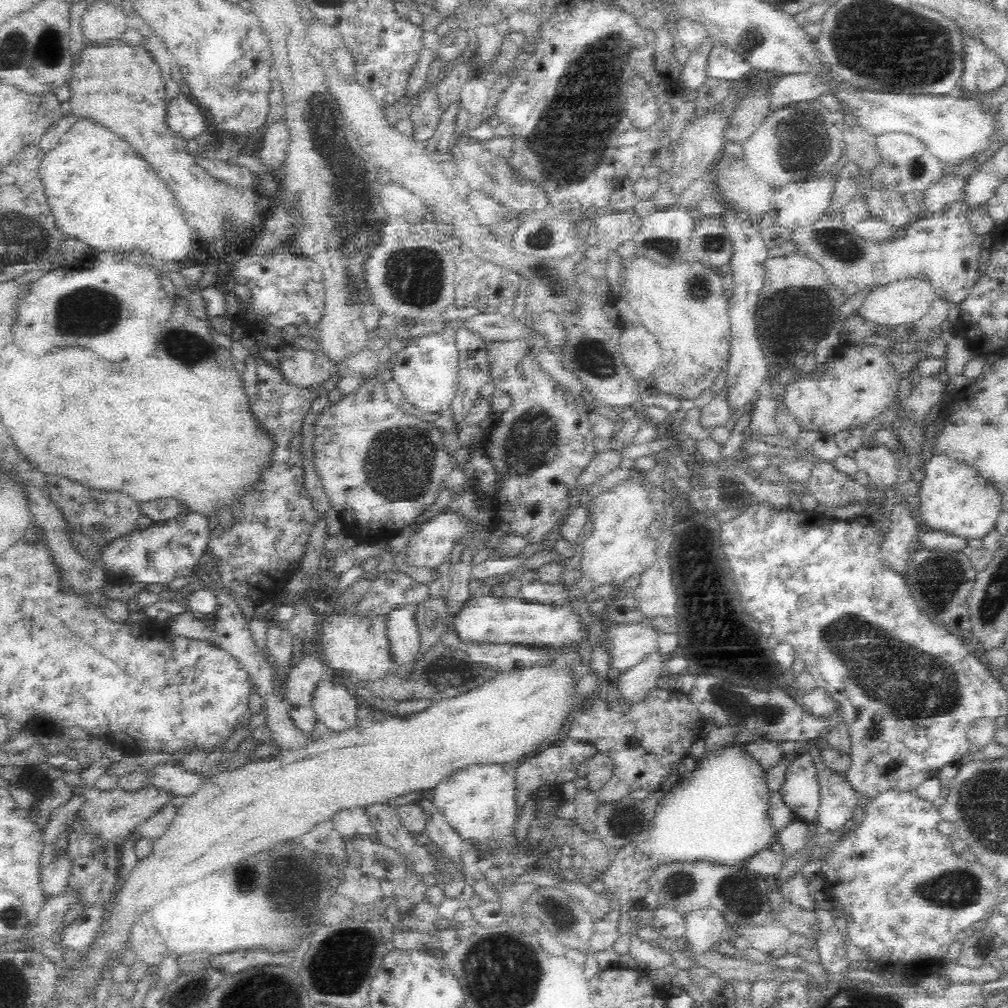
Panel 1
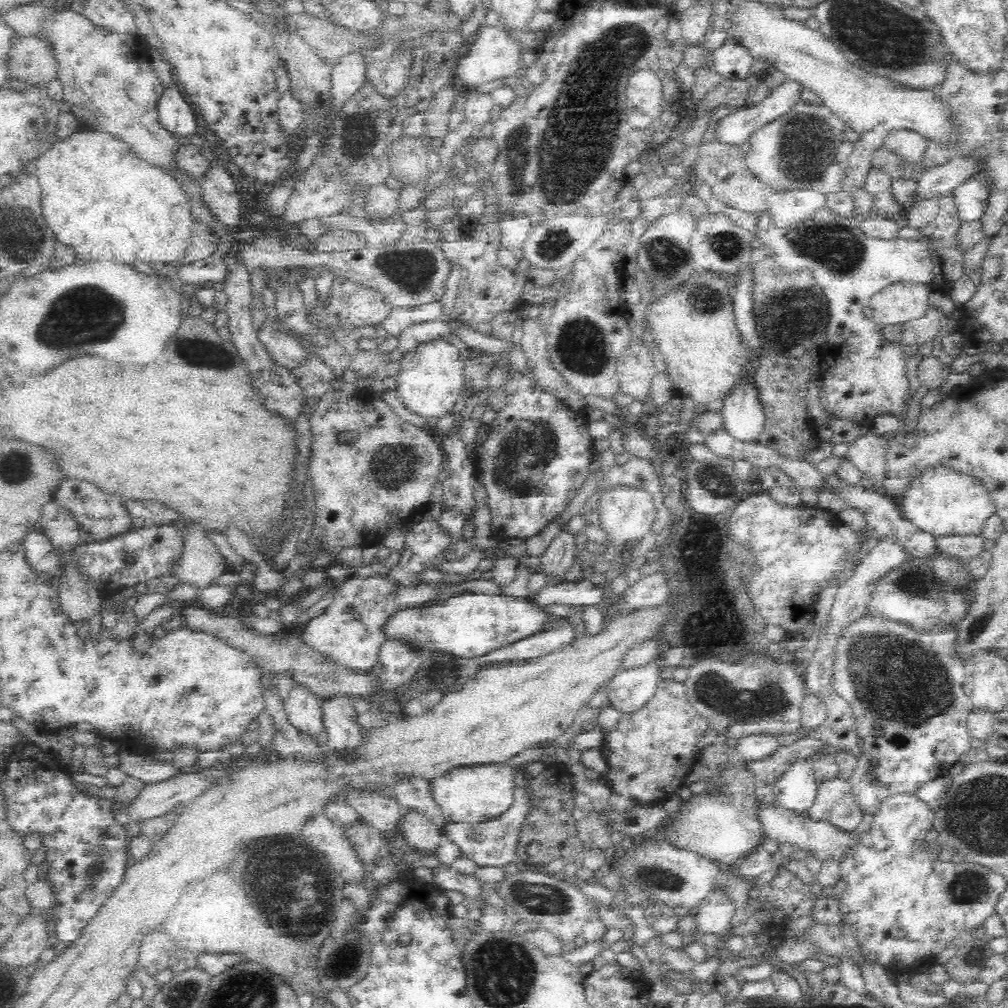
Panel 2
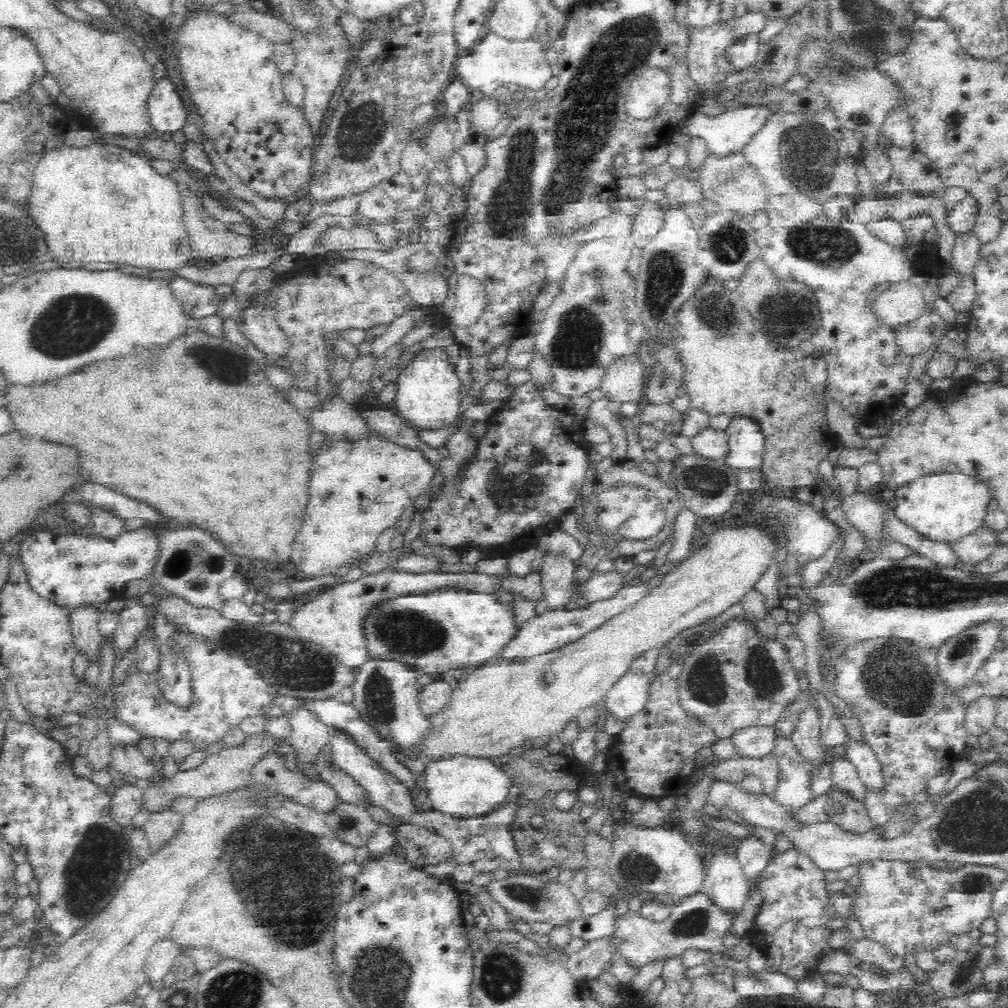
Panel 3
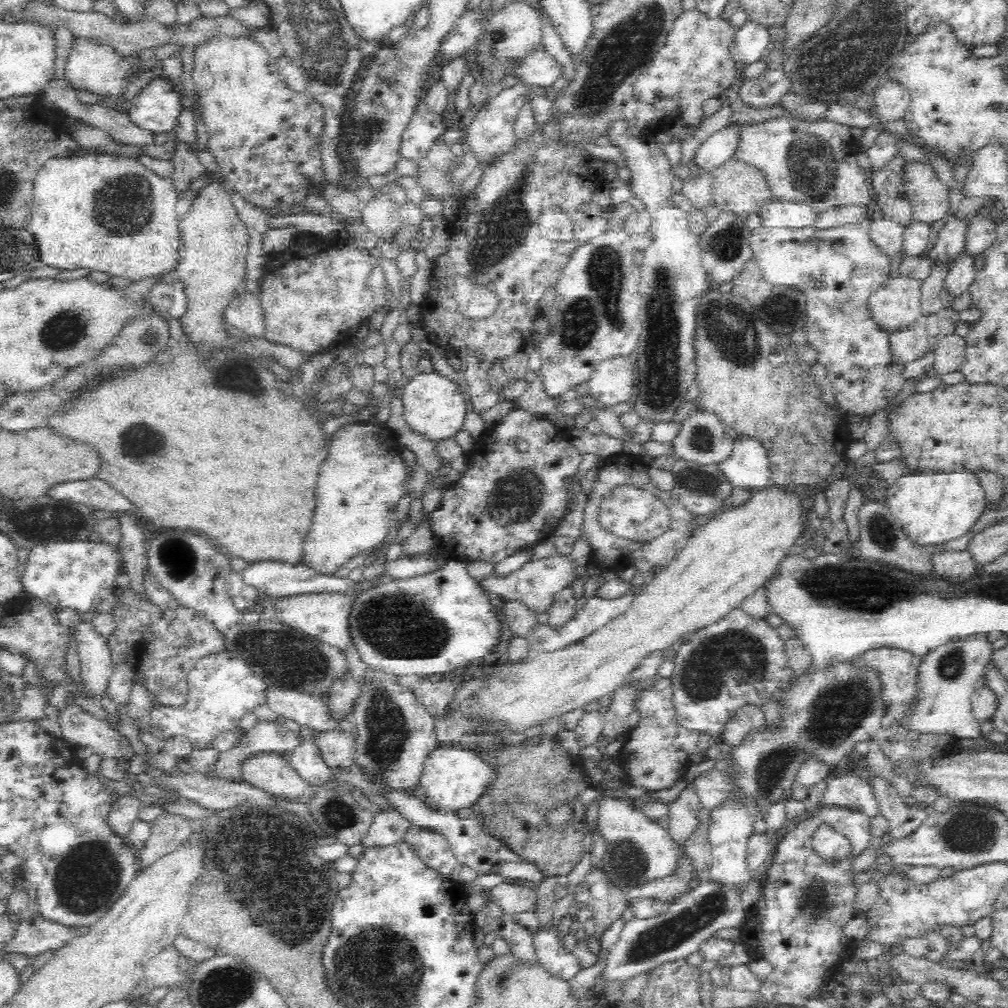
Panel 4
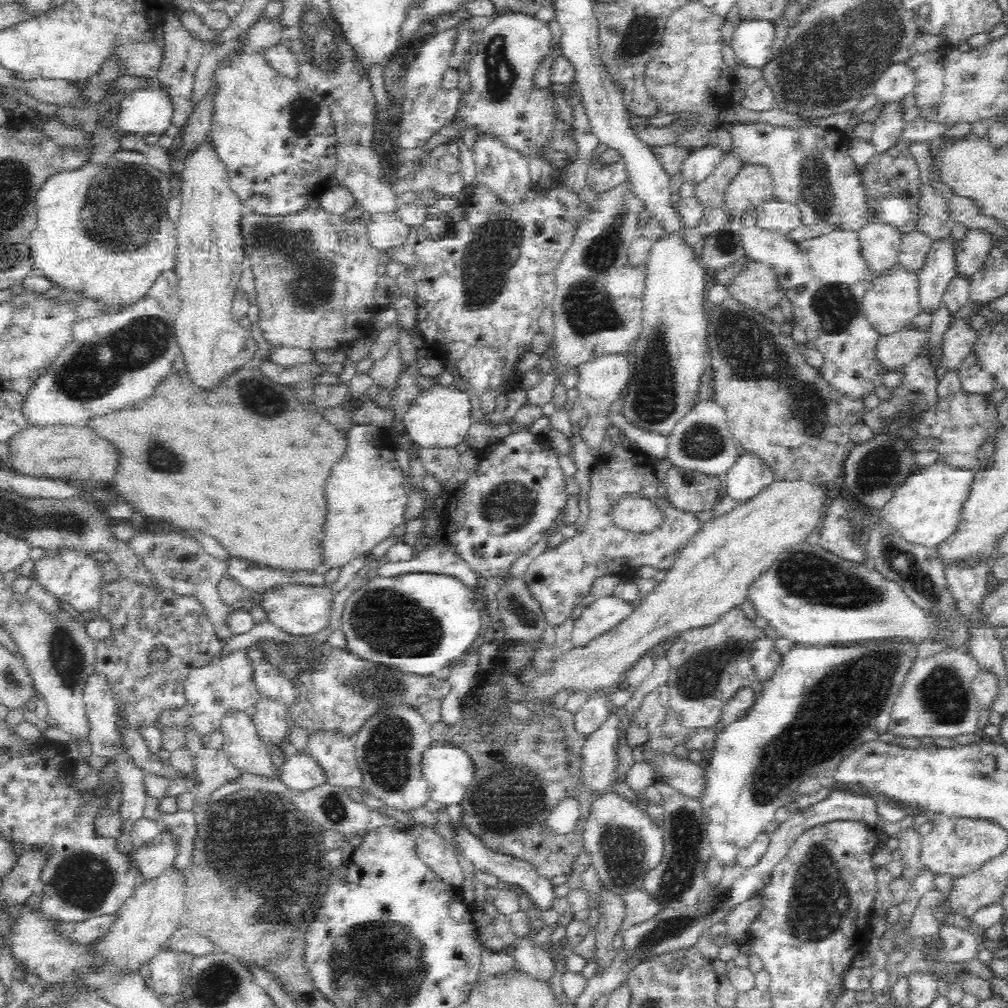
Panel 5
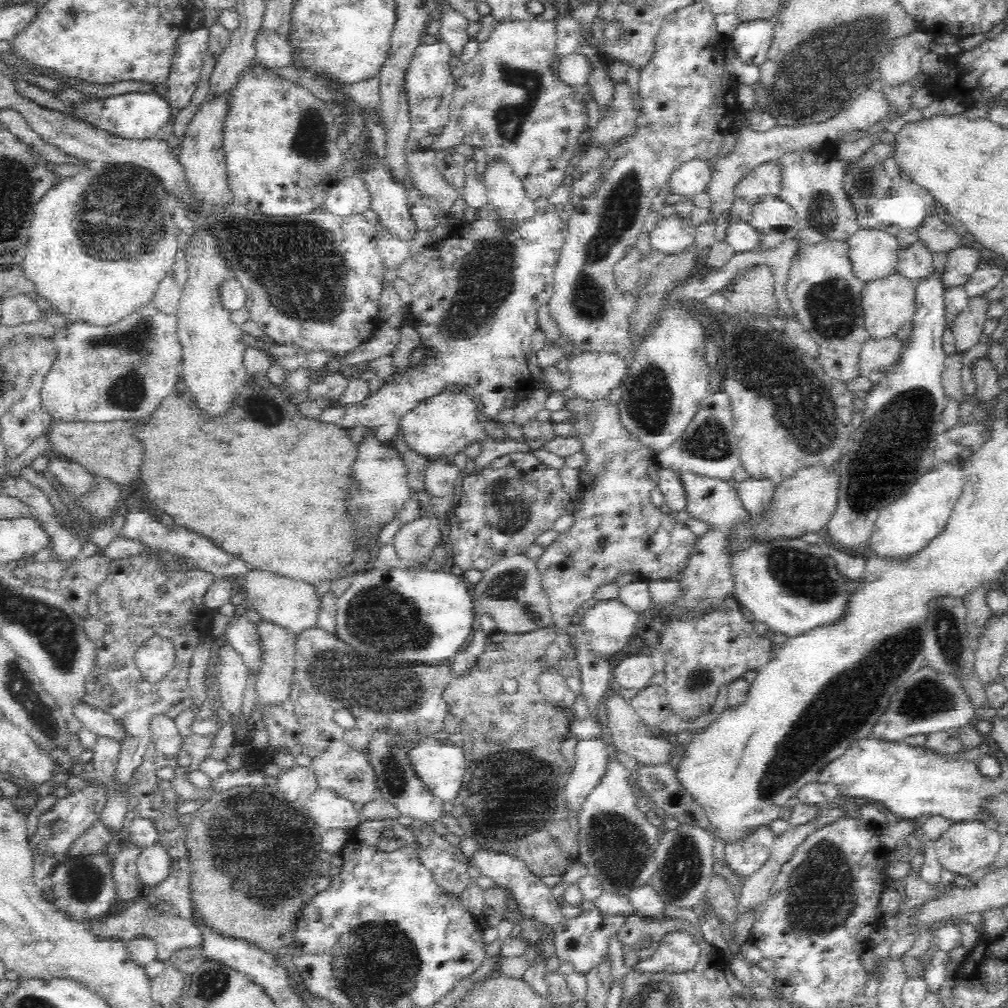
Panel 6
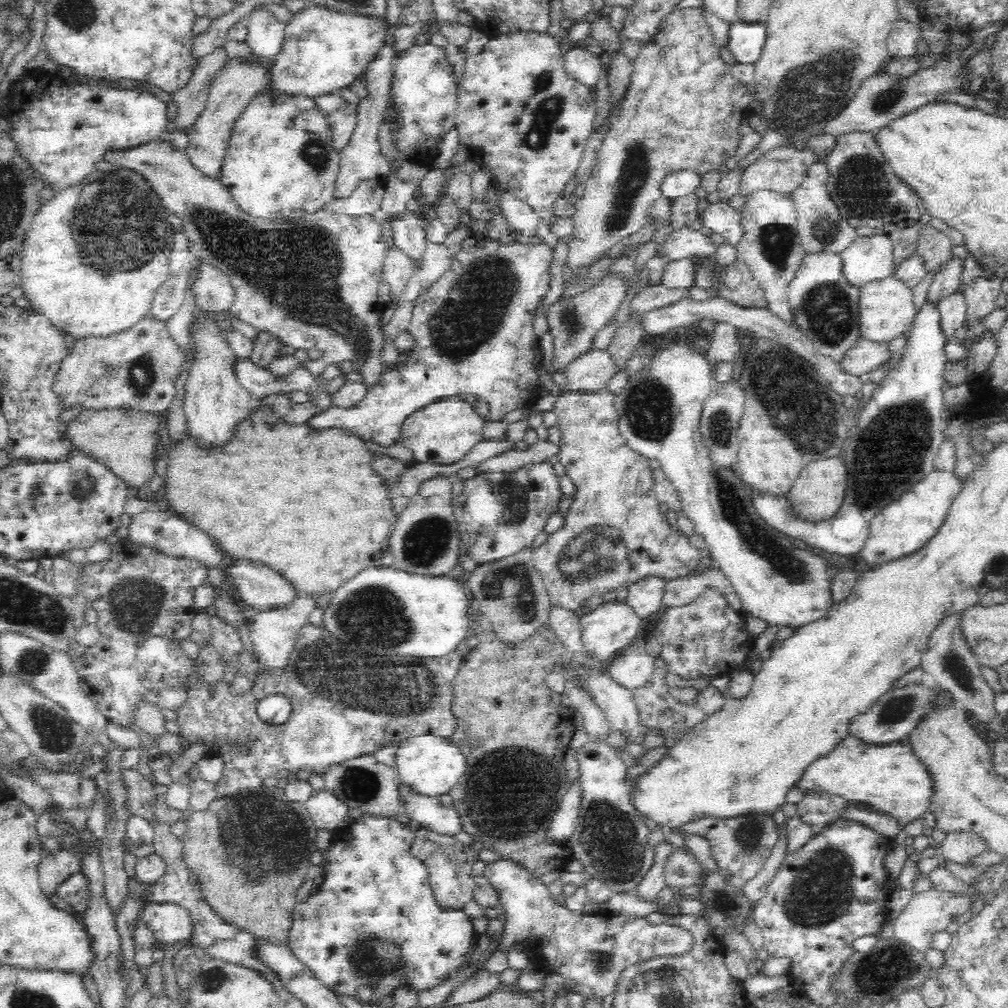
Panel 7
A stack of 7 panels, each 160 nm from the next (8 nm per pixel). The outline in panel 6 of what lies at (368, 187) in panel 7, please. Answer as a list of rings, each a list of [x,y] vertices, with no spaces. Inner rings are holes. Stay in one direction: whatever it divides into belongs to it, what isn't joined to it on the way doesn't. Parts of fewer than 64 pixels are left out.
[[[348,176],[328,190],[323,200],[325,208],[335,217],[363,214],[370,206],[370,197],[360,176]]]

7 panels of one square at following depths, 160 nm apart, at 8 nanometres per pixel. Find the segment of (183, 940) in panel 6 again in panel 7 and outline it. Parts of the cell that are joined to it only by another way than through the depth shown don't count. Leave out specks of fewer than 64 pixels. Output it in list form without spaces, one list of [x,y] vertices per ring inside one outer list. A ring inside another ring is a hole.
[[[145,902],[138,922],[147,926],[162,946],[191,938],[193,922],[190,913],[177,904]]]

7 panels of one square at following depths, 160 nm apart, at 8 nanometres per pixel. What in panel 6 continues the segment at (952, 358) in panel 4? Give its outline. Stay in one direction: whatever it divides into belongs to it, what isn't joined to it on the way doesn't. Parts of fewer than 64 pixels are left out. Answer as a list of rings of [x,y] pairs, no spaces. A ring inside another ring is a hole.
[[[985,296],[970,299],[968,307],[951,322],[950,329],[954,336],[954,350],[958,355],[966,353],[983,339],[984,325],[988,320],[986,311],[989,302]]]

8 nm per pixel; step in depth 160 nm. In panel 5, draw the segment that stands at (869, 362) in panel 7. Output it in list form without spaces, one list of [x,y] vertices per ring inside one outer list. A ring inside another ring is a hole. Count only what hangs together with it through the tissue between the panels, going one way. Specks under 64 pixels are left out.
[[[902,329],[891,335],[881,335],[876,348],[877,359],[886,370],[901,370],[914,358],[920,358],[928,349],[930,331]]]

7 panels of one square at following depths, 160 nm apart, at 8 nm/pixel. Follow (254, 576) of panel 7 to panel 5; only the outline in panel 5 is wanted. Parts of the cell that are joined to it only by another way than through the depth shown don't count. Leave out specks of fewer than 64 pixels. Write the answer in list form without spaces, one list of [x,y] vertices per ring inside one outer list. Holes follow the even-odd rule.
[[[289,585],[262,594],[260,604],[264,607],[267,620],[284,632],[294,636],[314,636],[330,626],[334,593],[330,587],[318,588],[304,585]]]

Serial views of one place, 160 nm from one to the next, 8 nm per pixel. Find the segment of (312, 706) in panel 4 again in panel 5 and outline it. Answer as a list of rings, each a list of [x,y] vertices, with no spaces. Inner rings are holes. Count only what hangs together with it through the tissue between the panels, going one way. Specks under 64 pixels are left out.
[[[254,646],[248,648],[246,652],[254,667],[254,680],[258,692],[263,698],[279,702],[289,710],[298,696],[293,683],[270,666],[269,662],[262,657],[262,653],[254,649]]]

